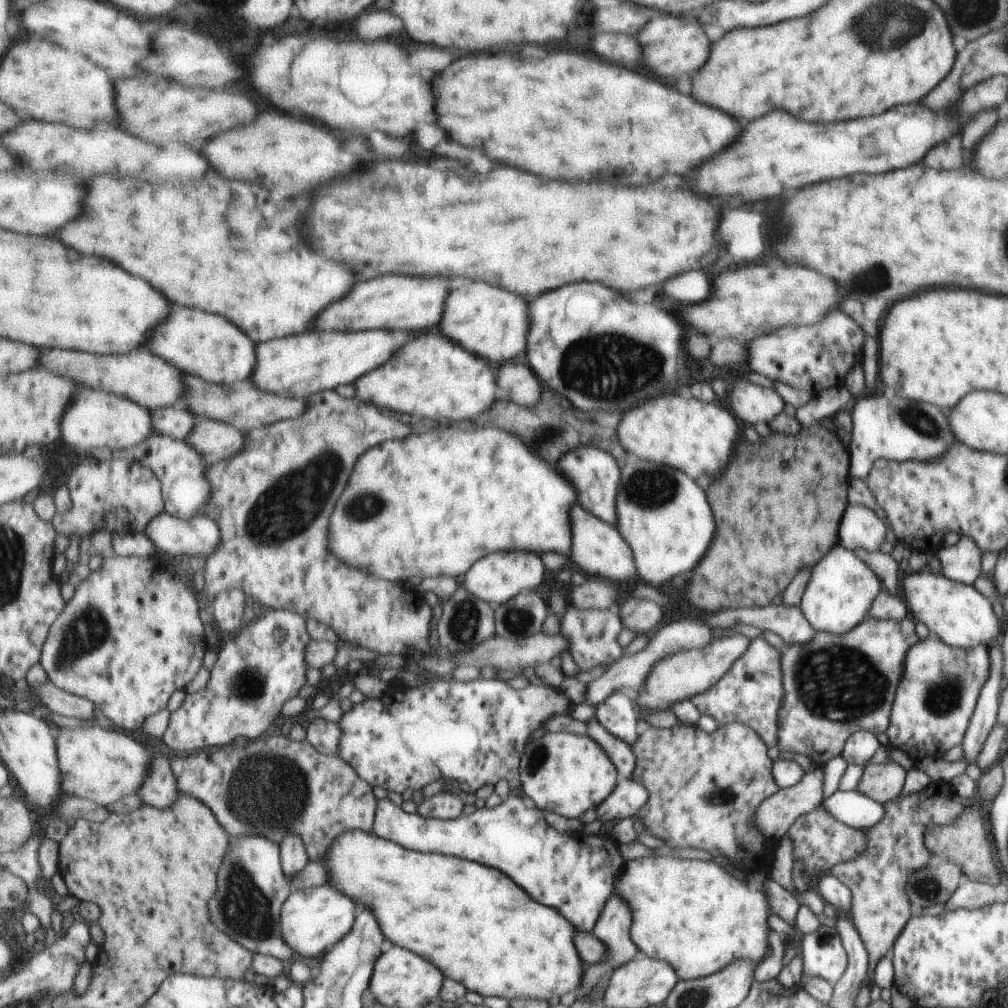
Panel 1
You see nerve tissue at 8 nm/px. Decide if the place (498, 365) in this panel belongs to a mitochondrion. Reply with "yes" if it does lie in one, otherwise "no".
no

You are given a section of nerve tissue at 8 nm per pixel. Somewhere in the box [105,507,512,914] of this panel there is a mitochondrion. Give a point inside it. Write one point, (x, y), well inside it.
(263, 794)

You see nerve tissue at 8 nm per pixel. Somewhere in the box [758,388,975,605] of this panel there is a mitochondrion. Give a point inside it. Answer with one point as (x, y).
(913, 417)

